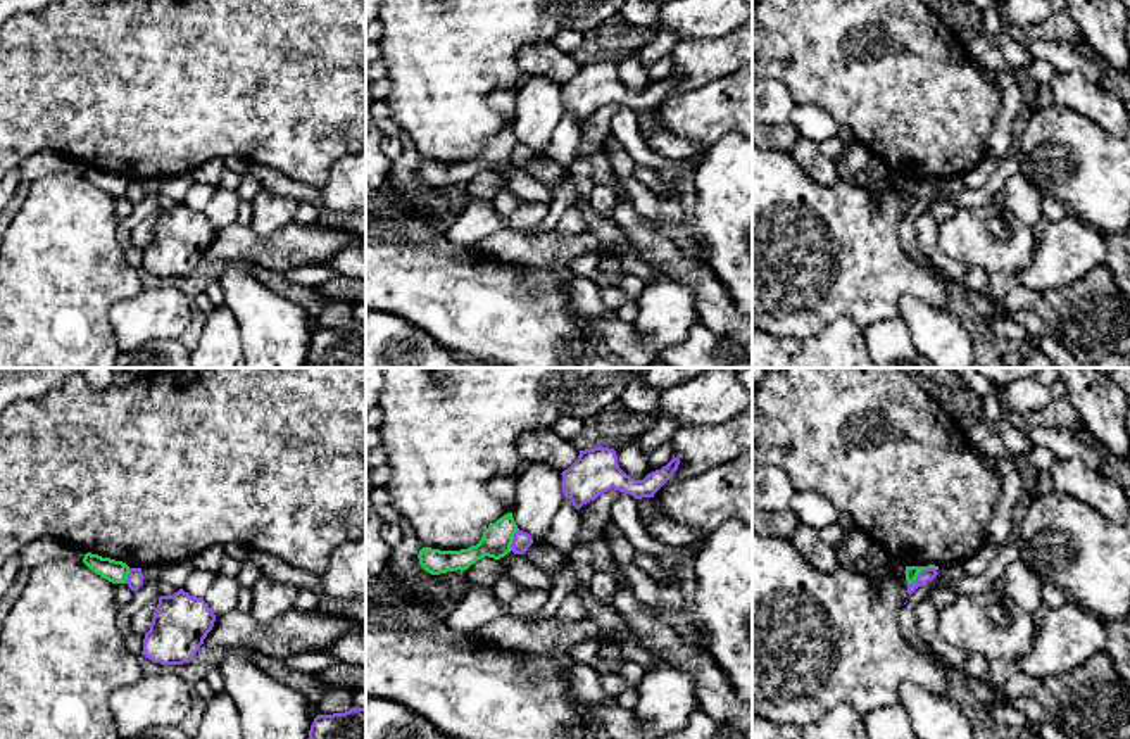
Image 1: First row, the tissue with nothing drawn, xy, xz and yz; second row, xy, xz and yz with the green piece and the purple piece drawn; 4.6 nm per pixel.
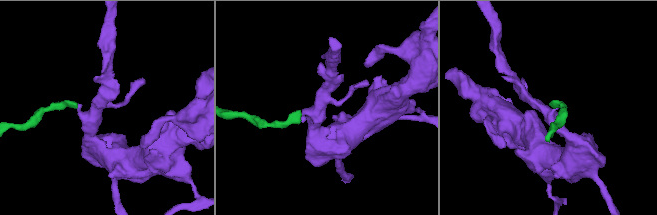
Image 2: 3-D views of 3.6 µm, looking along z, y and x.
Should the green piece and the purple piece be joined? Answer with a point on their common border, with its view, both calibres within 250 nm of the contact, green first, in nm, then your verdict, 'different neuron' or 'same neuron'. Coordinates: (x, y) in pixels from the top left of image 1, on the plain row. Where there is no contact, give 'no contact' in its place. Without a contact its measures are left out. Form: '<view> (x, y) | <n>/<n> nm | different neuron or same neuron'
yz (922, 182) | 60/70 nm | different neuron

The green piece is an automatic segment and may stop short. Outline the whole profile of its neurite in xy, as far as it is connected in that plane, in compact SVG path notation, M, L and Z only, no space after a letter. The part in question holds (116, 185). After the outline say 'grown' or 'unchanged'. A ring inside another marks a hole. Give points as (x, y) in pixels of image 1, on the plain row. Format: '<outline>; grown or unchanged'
M86 166L83 171L83 176L100 188L102 192L112 195L112 197L126 197L129 180L122 174L116 174L110 171L102 171L98 167Z; unchanged

